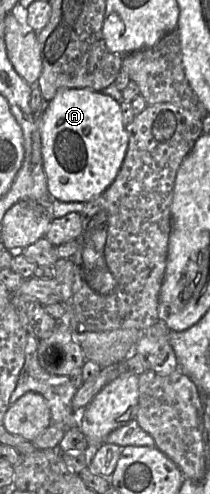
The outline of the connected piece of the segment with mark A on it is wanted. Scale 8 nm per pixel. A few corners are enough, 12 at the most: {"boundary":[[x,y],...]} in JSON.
{"boundary":[[60,89],[42,114],[51,199],[87,203],[128,141],[118,101]]}

